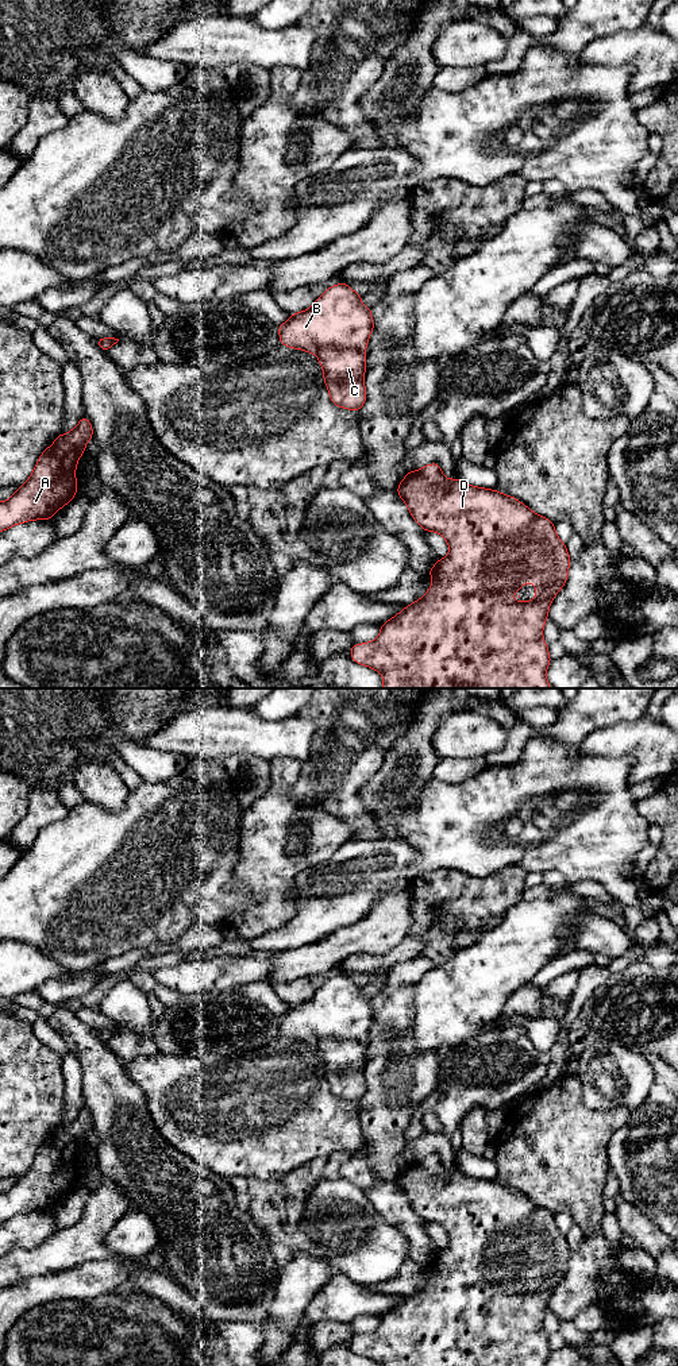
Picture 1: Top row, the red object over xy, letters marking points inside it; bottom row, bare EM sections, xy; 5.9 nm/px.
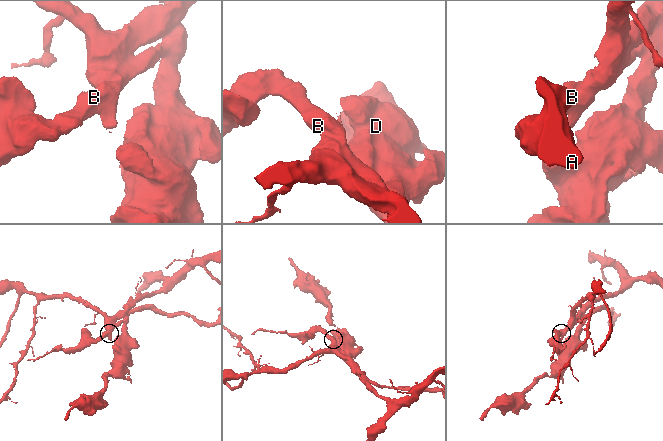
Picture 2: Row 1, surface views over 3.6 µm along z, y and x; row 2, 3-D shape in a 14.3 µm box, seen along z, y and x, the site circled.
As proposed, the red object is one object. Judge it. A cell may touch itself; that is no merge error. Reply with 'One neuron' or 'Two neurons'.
Two neurons

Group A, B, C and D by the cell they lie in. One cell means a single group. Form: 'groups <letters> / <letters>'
groups A B D / C

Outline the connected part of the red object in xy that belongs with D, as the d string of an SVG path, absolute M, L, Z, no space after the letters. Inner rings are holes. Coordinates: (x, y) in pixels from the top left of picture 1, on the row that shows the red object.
M438 463L427 464L416 471L408 471L396 491L407 503L413 520L424 530L438 532L446 539L450 547L448 556L438 559L436 564L428 571L432 578L432 586L427 590L425 595L384 622L375 640L365 644L354 644L350 651L351 659L358 664L380 672L384 679L382 688L550 688L551 684L547 680L546 672L551 657L548 655L548 645L543 640L543 628L548 618L548 609L554 597L566 584L571 563L566 544L559 540L554 522L543 516L538 516L517 498L505 495L497 490L475 487L457 478L447 479ZM524 583L536 584L536 597L532 601L513 602L513 593L521 591Z

